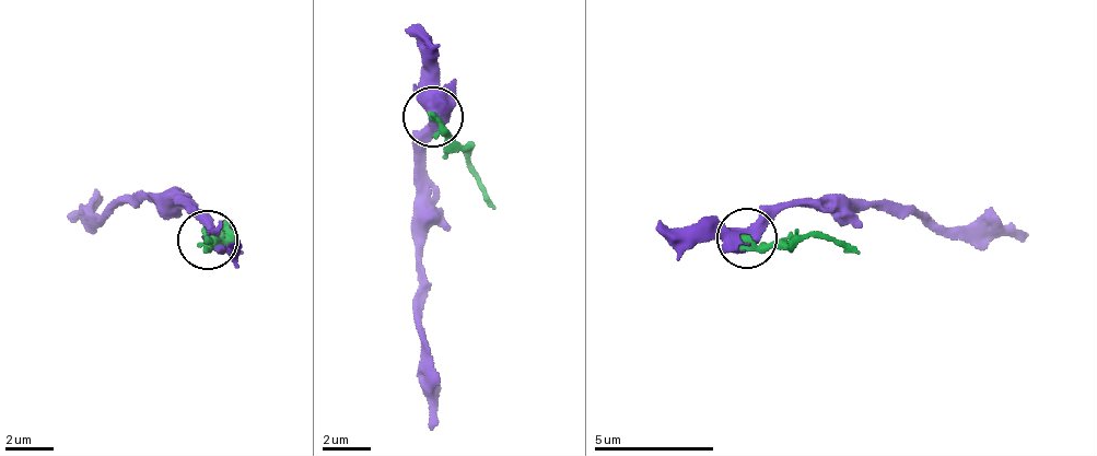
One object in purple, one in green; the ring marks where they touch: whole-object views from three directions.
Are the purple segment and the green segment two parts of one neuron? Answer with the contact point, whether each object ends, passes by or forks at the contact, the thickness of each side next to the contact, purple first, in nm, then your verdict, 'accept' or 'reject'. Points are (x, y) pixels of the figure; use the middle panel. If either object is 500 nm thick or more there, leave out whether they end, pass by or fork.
at (432, 117); 550 nm thick on the purple side, 320 nm on the other; reject

